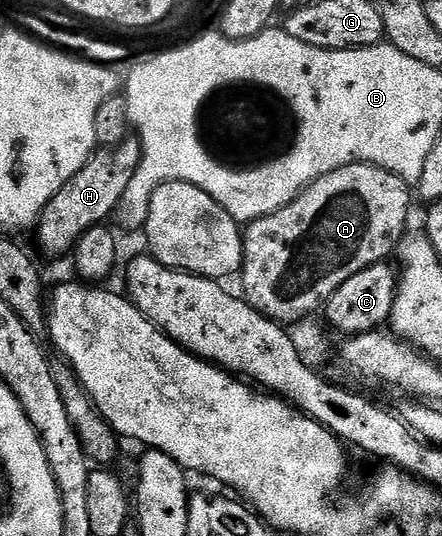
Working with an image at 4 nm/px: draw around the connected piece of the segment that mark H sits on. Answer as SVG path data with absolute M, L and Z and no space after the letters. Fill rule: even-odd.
M129 138L123 140L120 144L101 147L93 152L92 157L86 162L86 166L82 170L78 170L78 174L74 174L74 178L70 178L70 182L66 182L66 186L62 186L62 190L58 190L58 194L54 194L54 198L50 198L50 202L40 211L40 218L34 225L34 233L36 232L36 240L40 243L40 248L48 256L60 256L71 253L76 247L76 240L82 238L82 234L86 234L86 230L103 225L104 220L113 211L119 209L120 199L126 191L134 172L138 169L140 160L140 142L139 139Z

